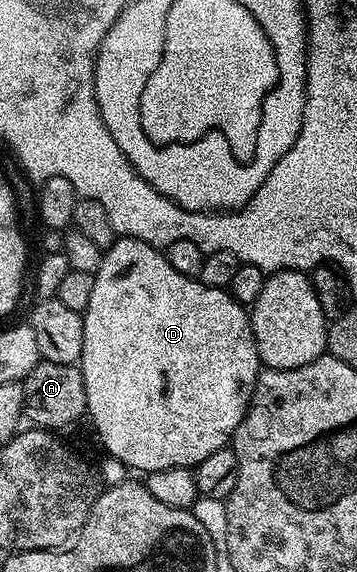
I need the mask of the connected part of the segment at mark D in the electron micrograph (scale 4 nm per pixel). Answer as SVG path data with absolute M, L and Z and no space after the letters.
M124 236L115 239L114 245L103 251L98 271L94 273L92 298L88 302L82 321L84 322L84 350L80 367L86 387L88 420L94 423L103 446L120 463L135 468L139 474L165 468L193 469L200 462L204 462L208 454L216 454L216 450L227 447L231 443L234 431L240 426L246 407L250 405L250 395L254 383L258 380L260 361L254 335L250 329L247 309L236 303L227 289L204 286L195 277L180 274L180 270L172 270L172 266L159 249L152 247L151 244L134 240L131 236Z

